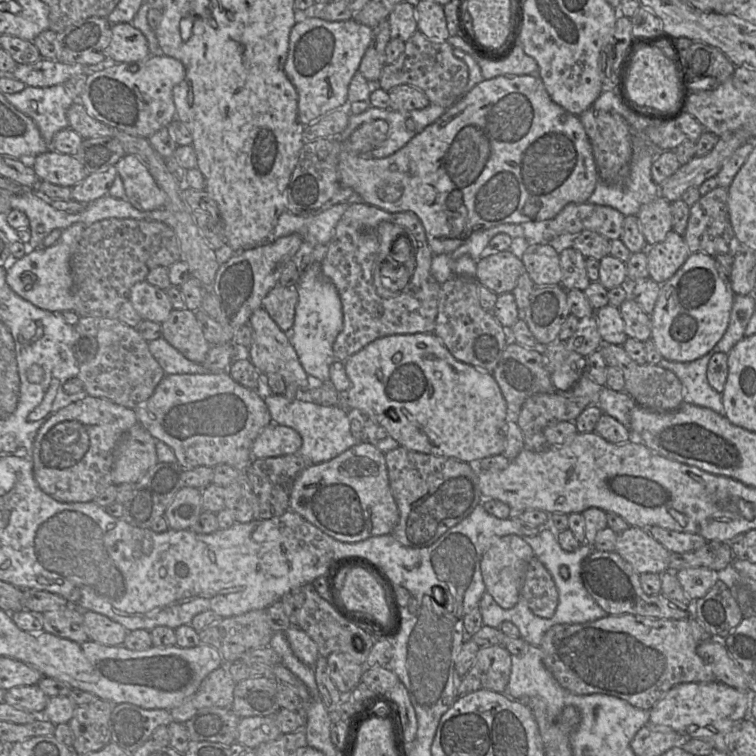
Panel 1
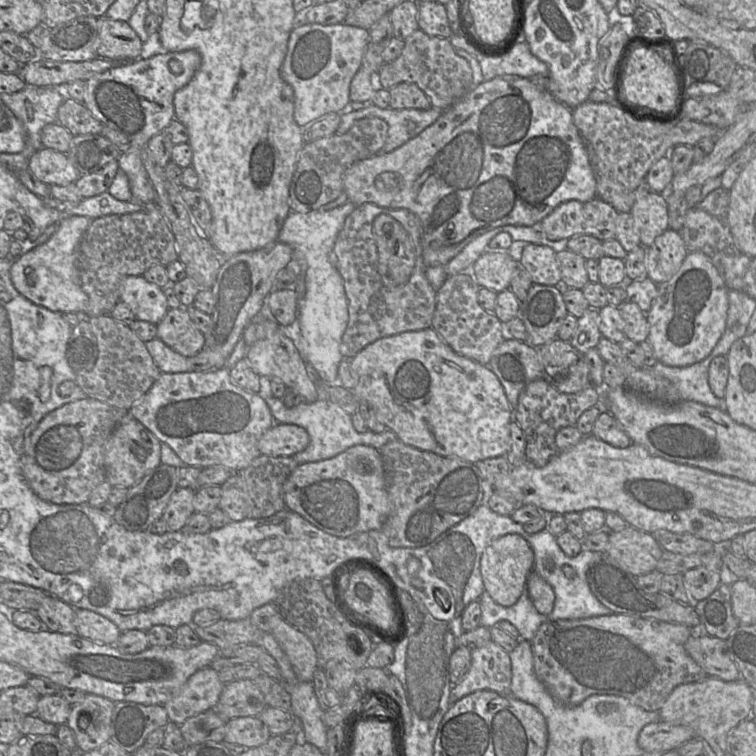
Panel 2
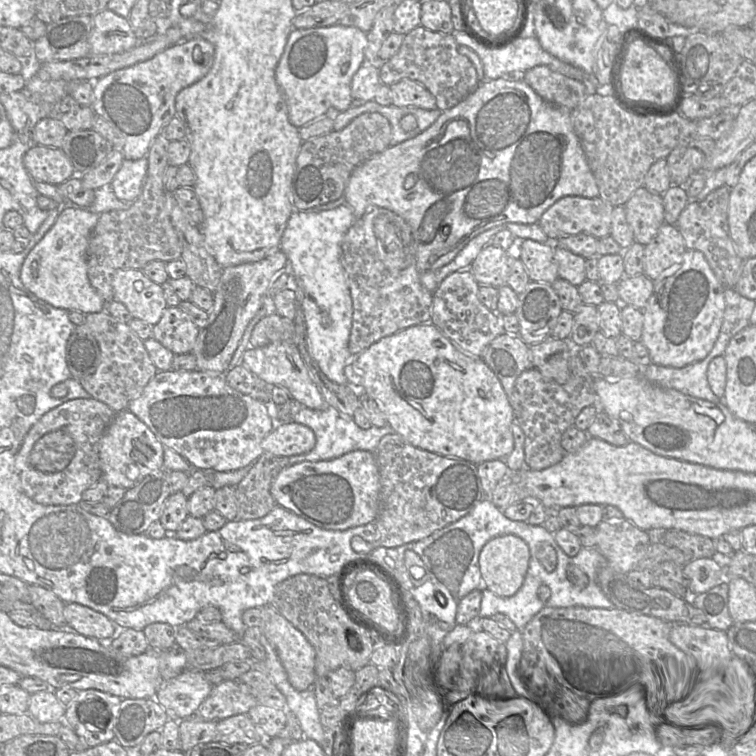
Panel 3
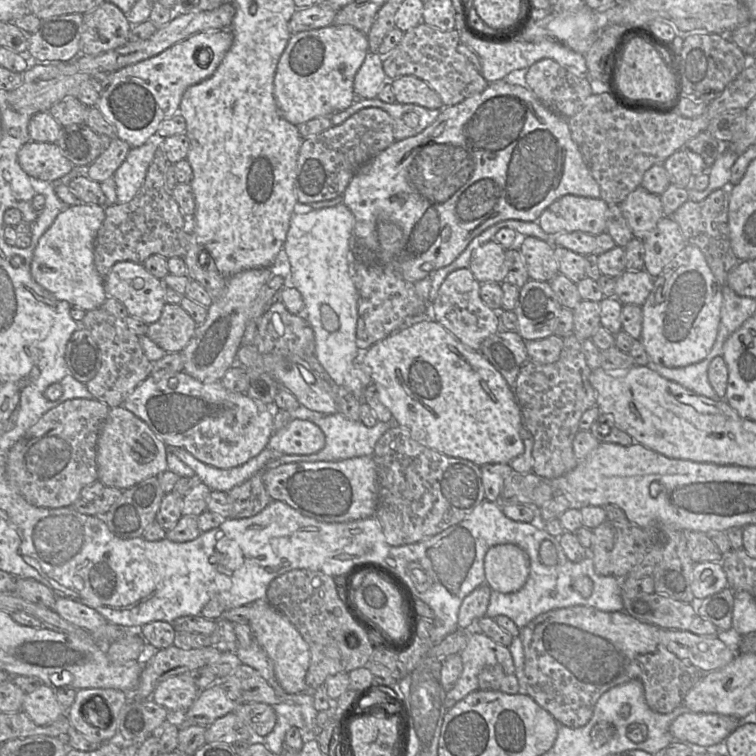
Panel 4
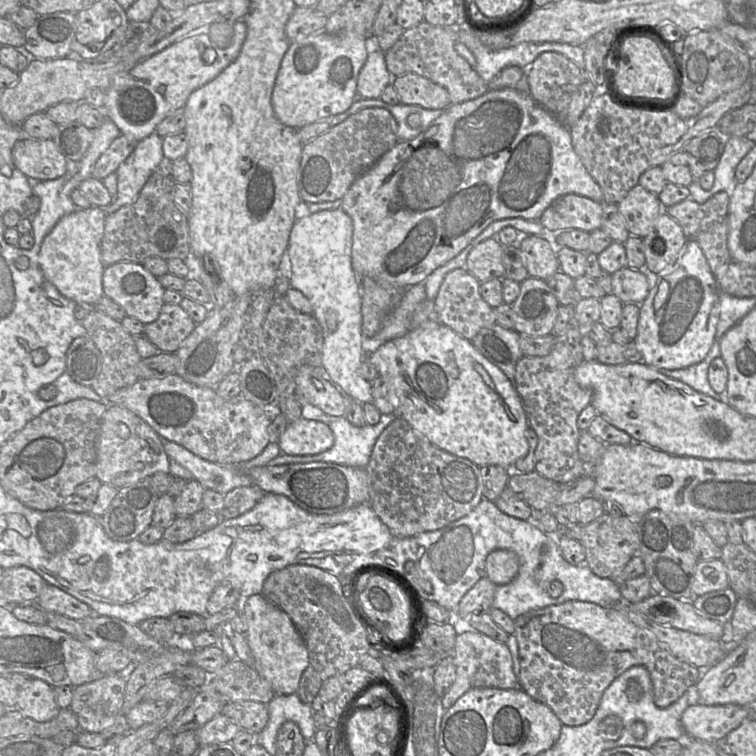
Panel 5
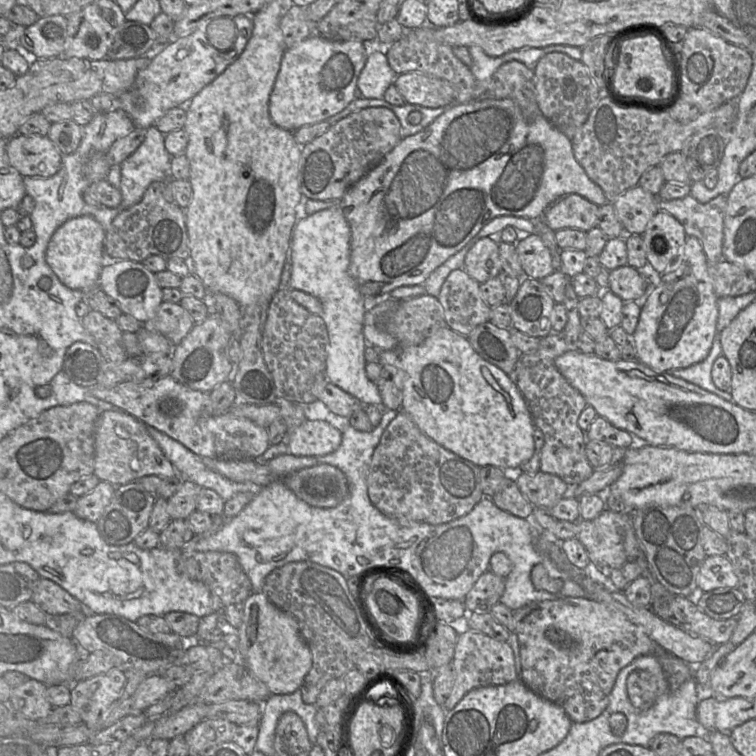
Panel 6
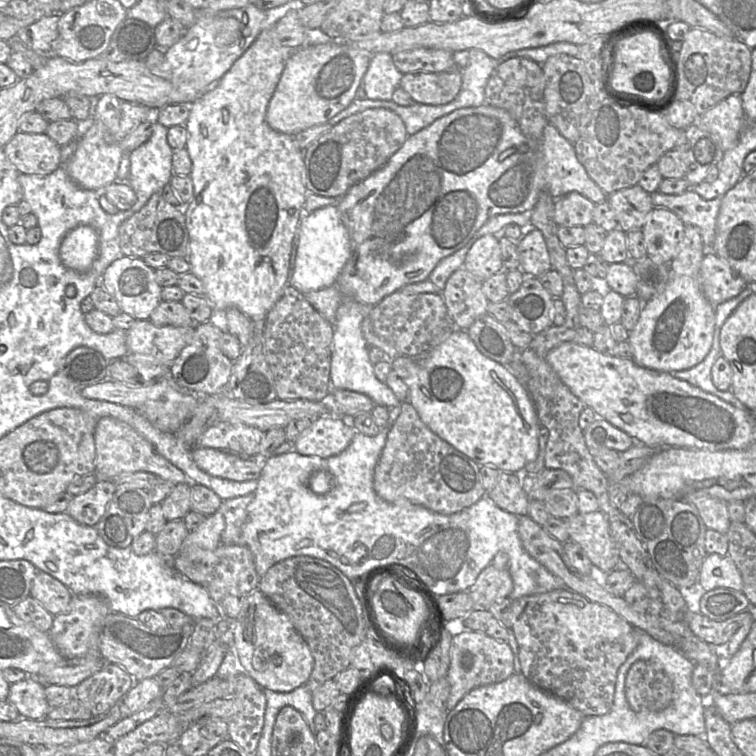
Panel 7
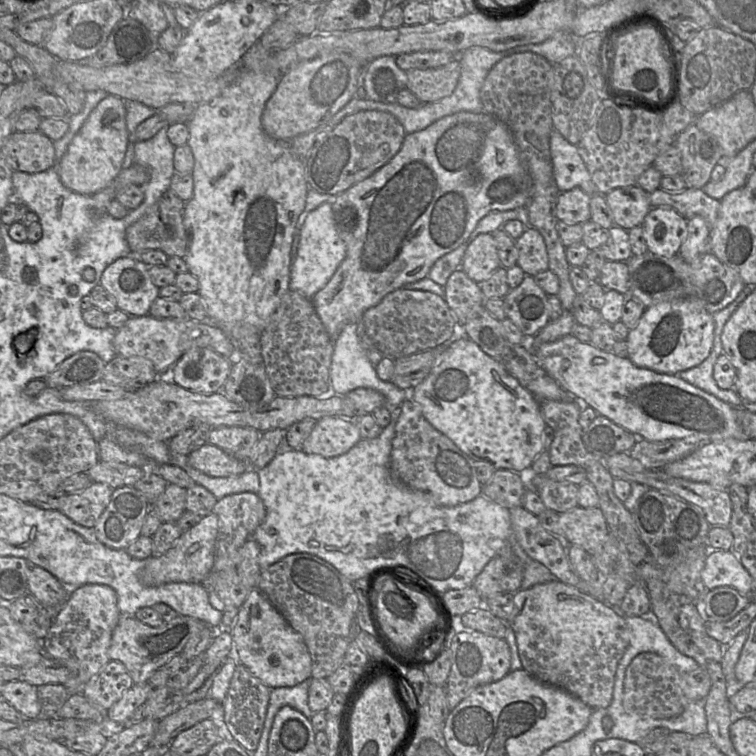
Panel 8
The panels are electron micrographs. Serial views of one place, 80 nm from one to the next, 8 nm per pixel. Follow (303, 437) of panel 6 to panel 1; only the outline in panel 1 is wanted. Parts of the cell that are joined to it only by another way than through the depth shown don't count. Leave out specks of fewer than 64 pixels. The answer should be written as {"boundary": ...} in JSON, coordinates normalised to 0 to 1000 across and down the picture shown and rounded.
{"boundary":[[[358,558],[333,587],[333,604],[347,607],[393,599],[399,590],[398,575],[382,563]]]}

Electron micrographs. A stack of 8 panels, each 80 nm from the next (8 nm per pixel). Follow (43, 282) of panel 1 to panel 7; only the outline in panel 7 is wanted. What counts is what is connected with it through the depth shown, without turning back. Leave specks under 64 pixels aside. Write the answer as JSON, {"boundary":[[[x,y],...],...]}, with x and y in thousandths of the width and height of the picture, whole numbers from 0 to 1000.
{"boundary":[[[106,298],[82,317],[78,340],[82,349],[103,361],[114,361],[130,339],[131,312],[116,298]]]}

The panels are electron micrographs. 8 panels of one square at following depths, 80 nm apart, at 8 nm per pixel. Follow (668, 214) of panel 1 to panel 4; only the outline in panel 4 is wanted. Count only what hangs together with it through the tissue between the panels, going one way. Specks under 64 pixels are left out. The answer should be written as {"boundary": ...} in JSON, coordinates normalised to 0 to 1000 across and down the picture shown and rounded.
{"boundary":[[[851,246],[835,254],[819,272],[843,316],[853,316],[878,286],[874,258],[860,255]]]}

